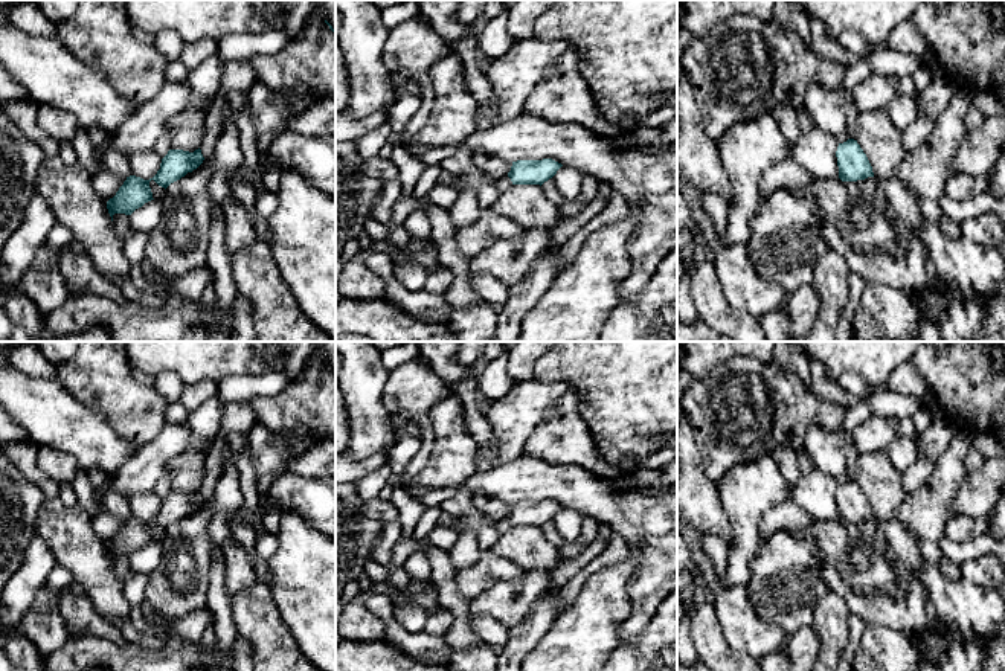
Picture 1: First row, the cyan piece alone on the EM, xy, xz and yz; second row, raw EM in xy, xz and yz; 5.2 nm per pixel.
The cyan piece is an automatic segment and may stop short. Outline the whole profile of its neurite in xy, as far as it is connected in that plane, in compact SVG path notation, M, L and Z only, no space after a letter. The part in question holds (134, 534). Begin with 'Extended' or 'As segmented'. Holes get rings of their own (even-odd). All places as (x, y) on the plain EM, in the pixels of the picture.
As segmented. M200 490L194 494L169 491L168 496L162 500L160 511L153 520L143 522L136 517L127 518L116 537L107 543L111 563L114 555L131 557L136 551L154 541L149 529L151 522L166 531L171 525L197 511L203 502L204 499Z

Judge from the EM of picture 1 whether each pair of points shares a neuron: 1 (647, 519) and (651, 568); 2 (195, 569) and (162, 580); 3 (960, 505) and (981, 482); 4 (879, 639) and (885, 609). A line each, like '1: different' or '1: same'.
1: same
2: same
3: same
4: different

